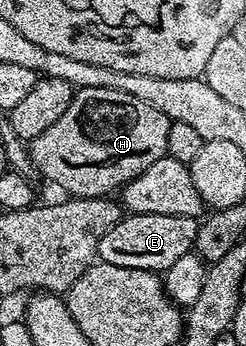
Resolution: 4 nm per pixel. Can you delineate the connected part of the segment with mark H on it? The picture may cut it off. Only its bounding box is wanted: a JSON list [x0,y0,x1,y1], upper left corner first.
[31,86,172,198]

